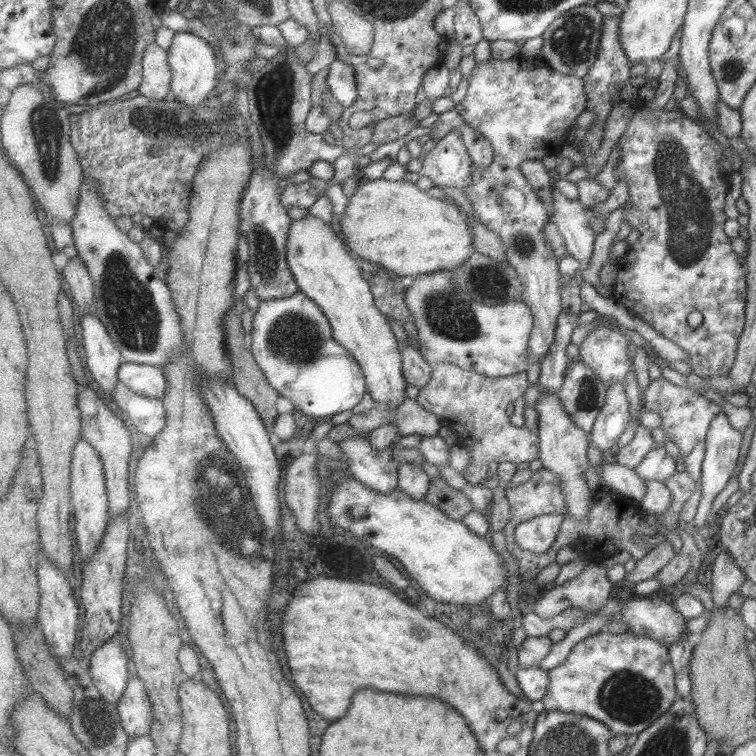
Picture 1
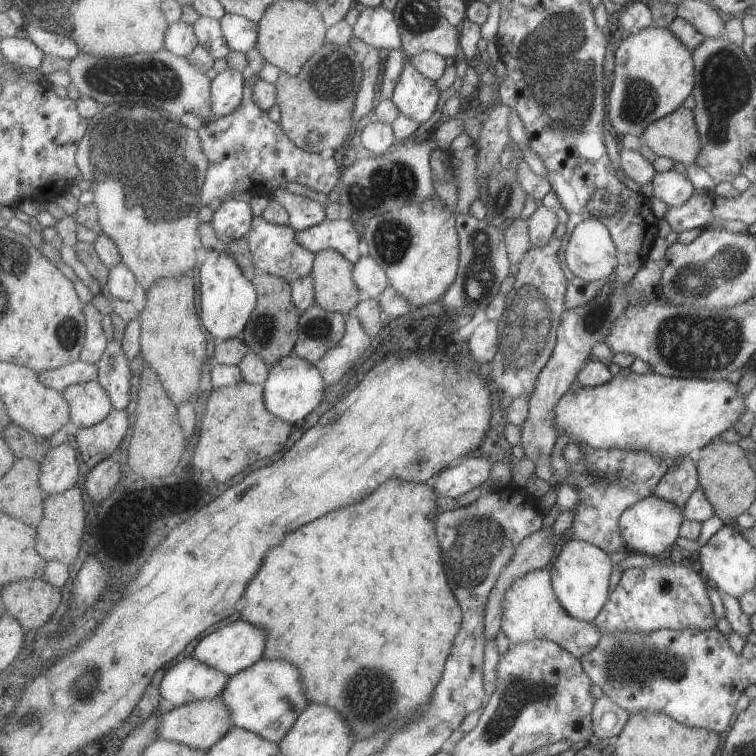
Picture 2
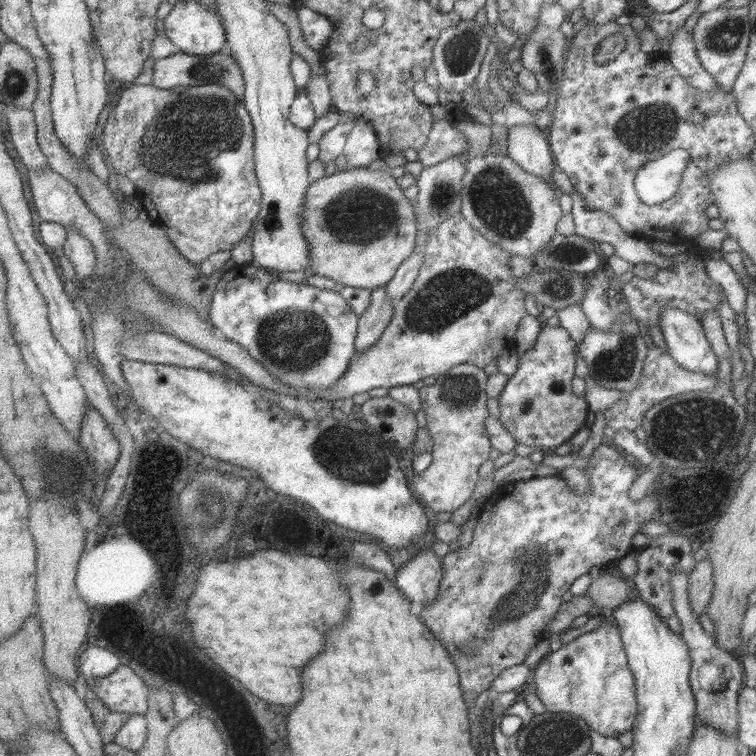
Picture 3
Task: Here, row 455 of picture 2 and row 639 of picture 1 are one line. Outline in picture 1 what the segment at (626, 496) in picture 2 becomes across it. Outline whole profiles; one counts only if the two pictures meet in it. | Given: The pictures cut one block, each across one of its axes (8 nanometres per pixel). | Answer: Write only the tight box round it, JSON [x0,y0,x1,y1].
[540,630,677,736]

